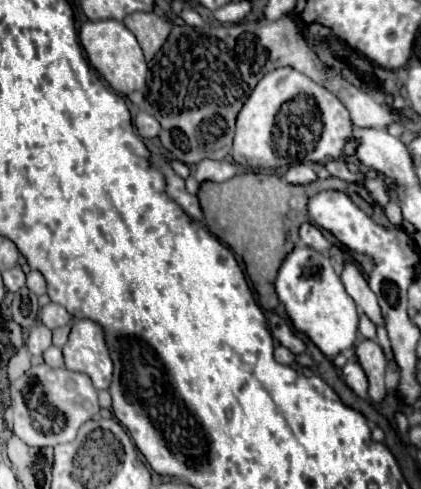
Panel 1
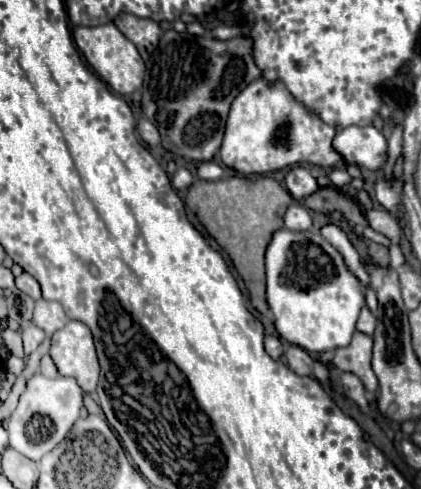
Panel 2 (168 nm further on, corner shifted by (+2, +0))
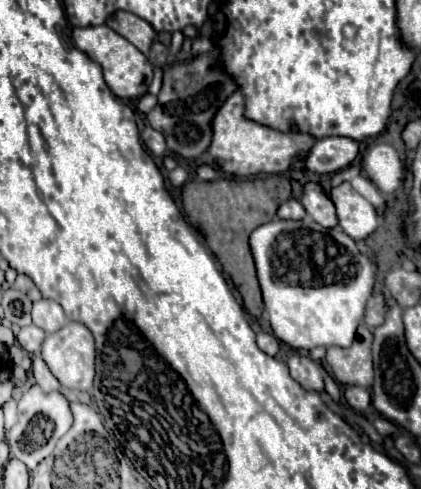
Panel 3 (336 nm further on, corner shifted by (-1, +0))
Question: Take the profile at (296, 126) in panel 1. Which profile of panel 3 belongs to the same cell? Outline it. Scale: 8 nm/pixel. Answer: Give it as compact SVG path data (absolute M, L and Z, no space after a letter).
M234 92L226 102L220 112L216 112L214 124L214 138L212 138L212 148L210 154L214 156L216 164L236 176L256 176L256 174L280 174L286 172L292 164L292 160L298 154L308 154L310 148L316 144L316 138L312 138L306 132L300 132L296 124L290 124L290 130L280 132L270 126L258 124L250 118L244 116L246 100L242 92Z

